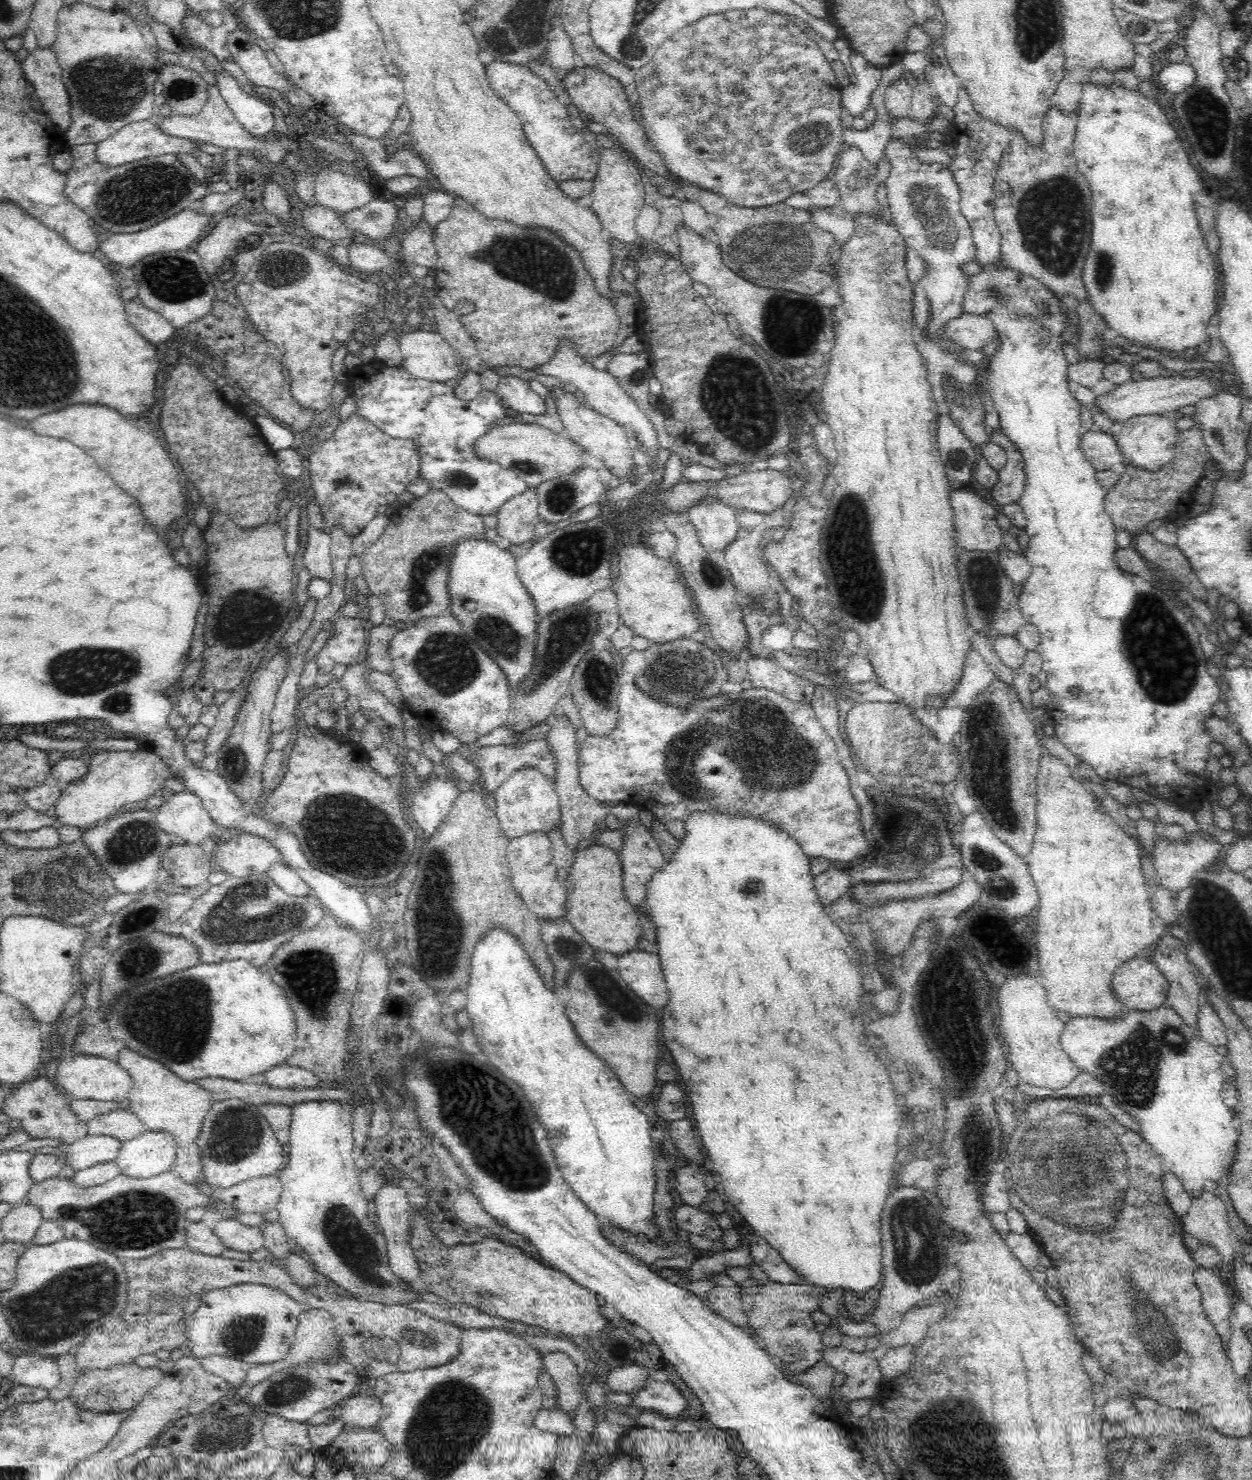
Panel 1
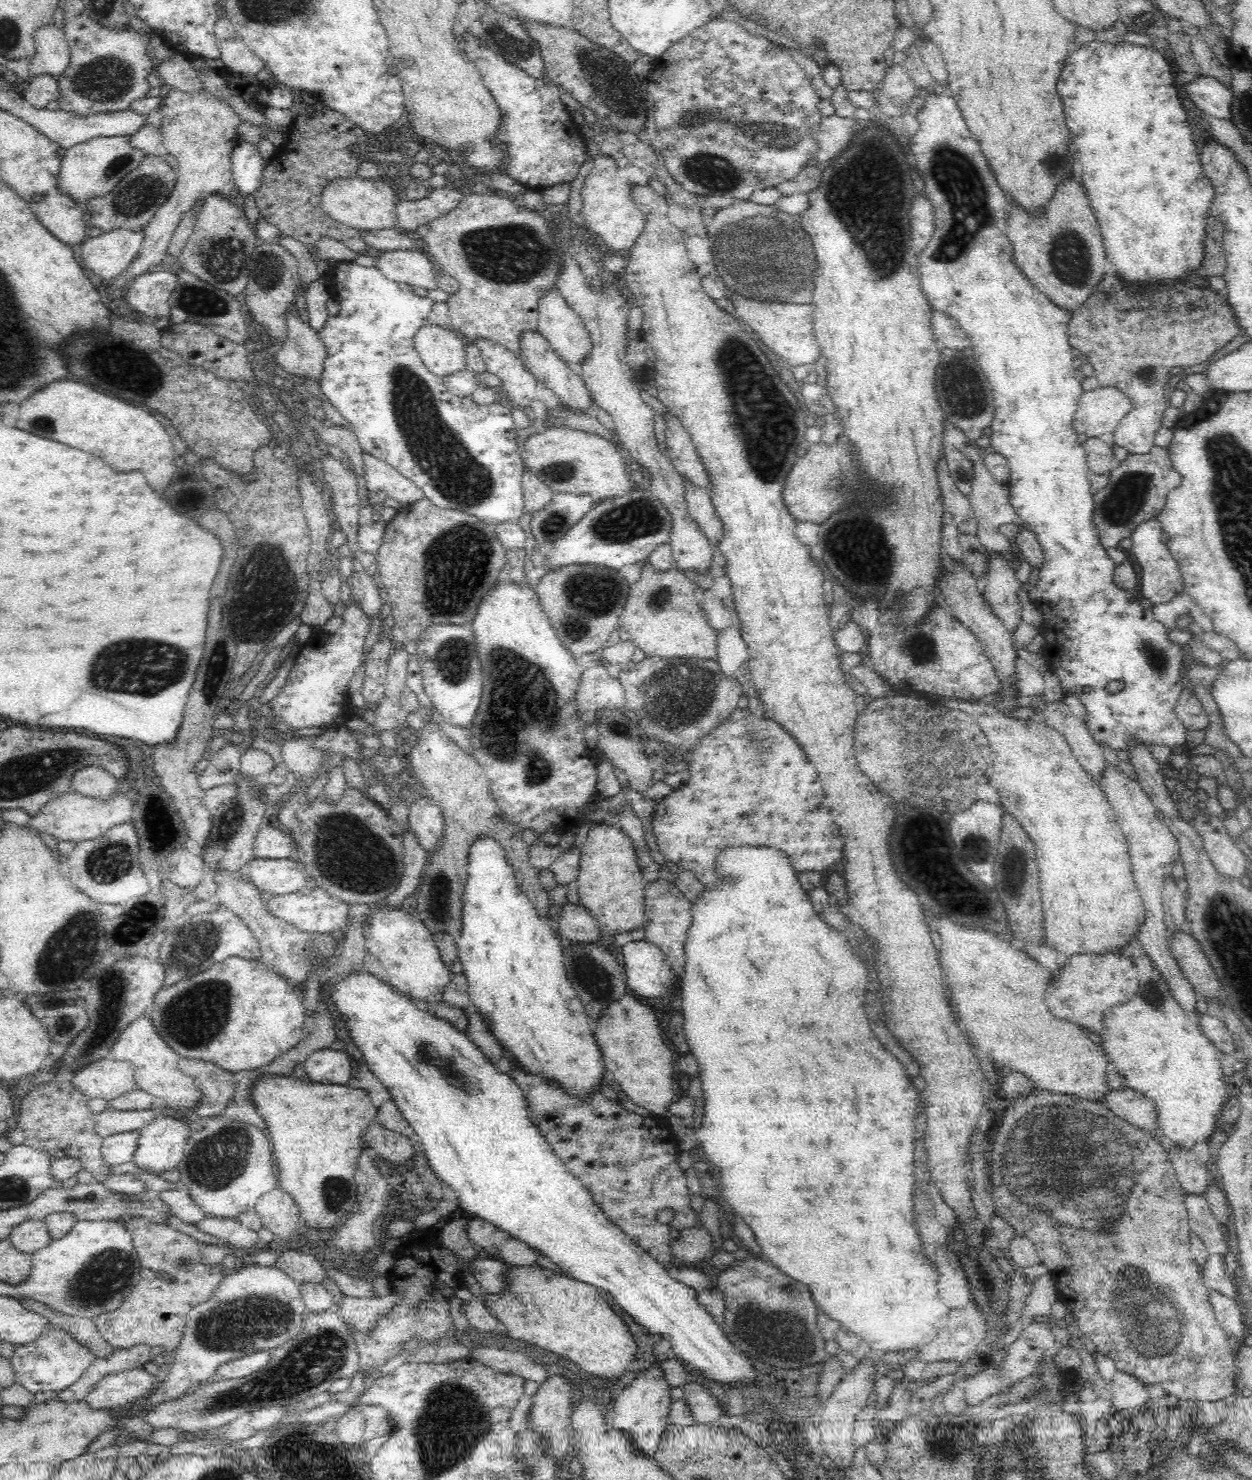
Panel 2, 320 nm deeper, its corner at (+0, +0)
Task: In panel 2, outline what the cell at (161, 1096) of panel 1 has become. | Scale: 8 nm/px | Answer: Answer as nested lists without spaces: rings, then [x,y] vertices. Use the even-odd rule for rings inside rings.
[[[146,1014],[126,1025],[111,1046],[109,1057],[114,1061],[128,1061],[134,1067],[137,1086],[155,1098],[162,1098],[166,1108],[179,1118],[186,1119],[188,1110],[200,1098],[200,1089],[195,1080],[180,1070],[179,1054],[162,1040],[151,1017]]]

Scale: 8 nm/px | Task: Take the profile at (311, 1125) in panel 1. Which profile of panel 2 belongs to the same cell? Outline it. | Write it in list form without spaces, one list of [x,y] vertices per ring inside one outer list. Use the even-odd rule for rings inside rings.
[[[264,1072],[260,1078],[254,1078],[250,1086],[250,1099],[266,1123],[273,1158],[278,1164],[279,1184],[294,1199],[301,1222],[318,1230],[332,1230],[336,1228],[338,1218],[350,1218],[349,1213],[357,1195],[354,1174],[362,1151],[360,1138],[366,1127],[376,1120],[379,1109],[372,1104],[369,1092],[364,1088],[350,1088],[342,1084],[304,1082],[292,1074]]]

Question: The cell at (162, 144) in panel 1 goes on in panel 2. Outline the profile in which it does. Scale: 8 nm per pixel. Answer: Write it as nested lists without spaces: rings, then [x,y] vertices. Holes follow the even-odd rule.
[[[98,137],[70,146],[60,158],[56,187],[62,195],[68,195],[76,205],[80,206],[86,216],[88,212],[85,210],[85,204],[92,199],[112,193],[125,176],[138,168],[144,160],[144,154],[142,150],[130,146],[126,137]]]

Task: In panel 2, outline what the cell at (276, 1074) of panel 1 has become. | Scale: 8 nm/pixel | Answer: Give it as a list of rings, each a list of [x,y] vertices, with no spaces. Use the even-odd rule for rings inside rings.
[[[332,1047],[314,1050],[303,1062],[307,1076],[322,1084],[347,1085],[353,1079],[352,1058]]]

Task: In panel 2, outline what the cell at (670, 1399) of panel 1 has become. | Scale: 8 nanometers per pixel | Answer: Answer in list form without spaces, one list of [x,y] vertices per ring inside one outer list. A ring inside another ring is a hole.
[[[696,1381],[686,1383],[682,1388],[683,1399],[692,1411],[696,1423],[723,1423],[726,1412],[722,1410],[714,1395],[708,1393],[700,1383]]]

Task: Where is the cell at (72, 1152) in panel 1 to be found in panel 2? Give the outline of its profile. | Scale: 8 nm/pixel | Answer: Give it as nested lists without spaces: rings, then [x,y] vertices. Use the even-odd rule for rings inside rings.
[[[139,1131],[121,1132],[103,1139],[101,1153],[104,1160],[112,1166],[133,1162],[139,1141]]]

